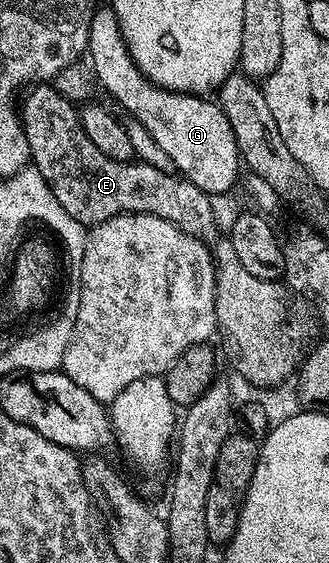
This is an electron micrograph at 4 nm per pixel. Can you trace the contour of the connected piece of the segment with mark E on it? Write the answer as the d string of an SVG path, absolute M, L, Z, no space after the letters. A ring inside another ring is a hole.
M38 82L28 89L25 101L20 101L19 115L21 125L25 131L25 137L29 143L29 155L32 167L37 169L47 182L47 186L59 198L59 206L63 206L72 218L86 226L102 224L107 218L123 216L127 212L139 214L155 214L167 222L171 222L179 230L183 230L188 236L196 236L198 240L212 241L217 228L213 225L213 204L208 192L199 190L191 181L186 180L179 174L164 172L150 164L140 162L115 162L102 154L91 143L91 138L83 134L83 126L79 119L78 109L59 90L49 82Z

